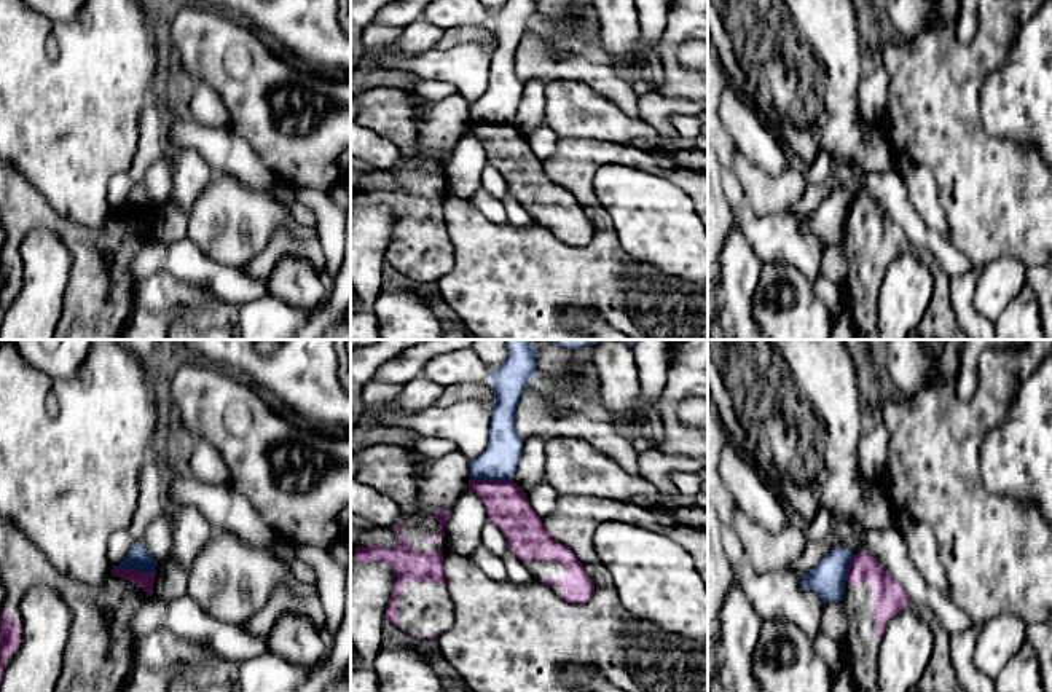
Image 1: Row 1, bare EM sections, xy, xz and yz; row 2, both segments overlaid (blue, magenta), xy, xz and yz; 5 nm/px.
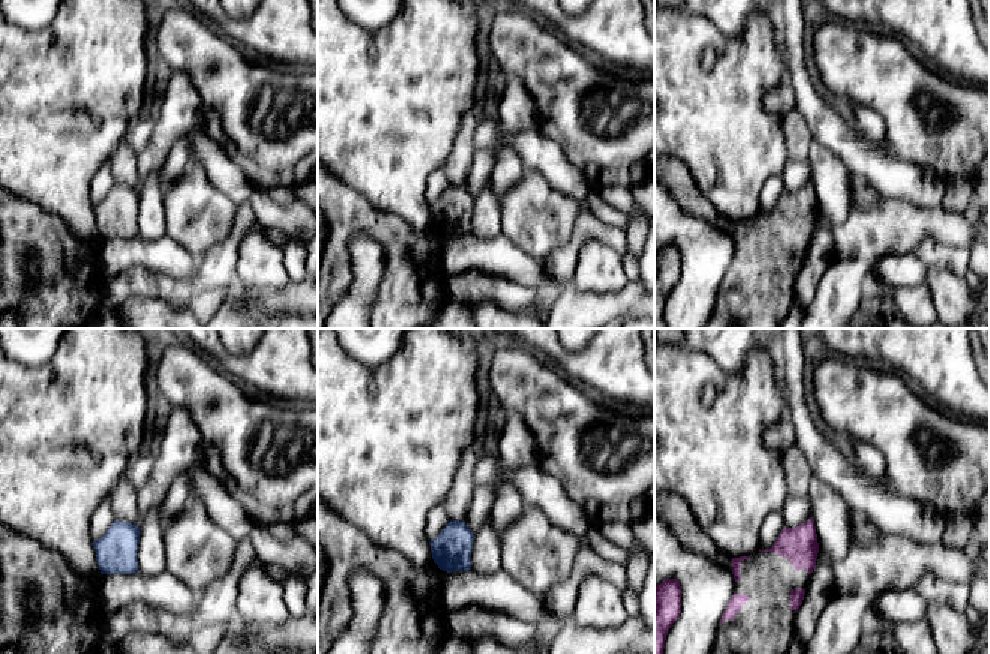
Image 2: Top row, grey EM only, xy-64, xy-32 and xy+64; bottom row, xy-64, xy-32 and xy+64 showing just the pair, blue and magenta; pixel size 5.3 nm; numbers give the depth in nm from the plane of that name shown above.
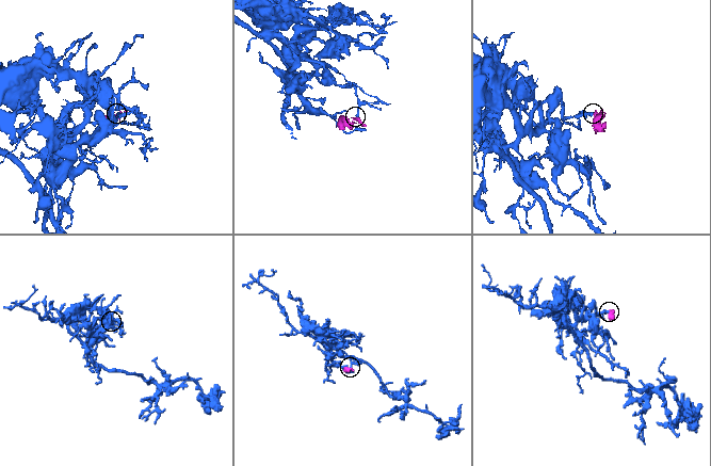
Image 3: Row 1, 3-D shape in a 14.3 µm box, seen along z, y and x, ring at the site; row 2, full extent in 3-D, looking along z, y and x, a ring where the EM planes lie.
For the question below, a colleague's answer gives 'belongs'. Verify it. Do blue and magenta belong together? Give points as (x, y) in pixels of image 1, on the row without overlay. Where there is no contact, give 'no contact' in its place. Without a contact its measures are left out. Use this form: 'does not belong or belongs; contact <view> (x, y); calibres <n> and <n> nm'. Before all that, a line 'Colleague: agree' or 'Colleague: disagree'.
Colleague: disagree
does not belong; contact xz (491, 121); calibres 180 and 220 nm

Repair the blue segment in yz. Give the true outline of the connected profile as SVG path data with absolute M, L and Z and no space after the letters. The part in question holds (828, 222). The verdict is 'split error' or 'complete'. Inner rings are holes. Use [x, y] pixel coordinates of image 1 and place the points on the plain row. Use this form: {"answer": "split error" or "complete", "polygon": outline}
{"answer": "complete", "polygon": "M848 190L832 191L810 215L799 218L802 230L813 233L824 247L843 242L853 199Z"}

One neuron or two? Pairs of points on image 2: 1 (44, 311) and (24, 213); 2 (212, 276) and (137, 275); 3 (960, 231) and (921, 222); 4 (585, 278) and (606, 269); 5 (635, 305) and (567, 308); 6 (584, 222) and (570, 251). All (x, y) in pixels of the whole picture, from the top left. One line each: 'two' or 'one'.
1: one
2: one
3: one
4: one
5: one
6: one

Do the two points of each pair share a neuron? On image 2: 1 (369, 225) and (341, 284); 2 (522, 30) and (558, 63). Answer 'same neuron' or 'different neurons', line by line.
1: same neuron
2: same neuron

